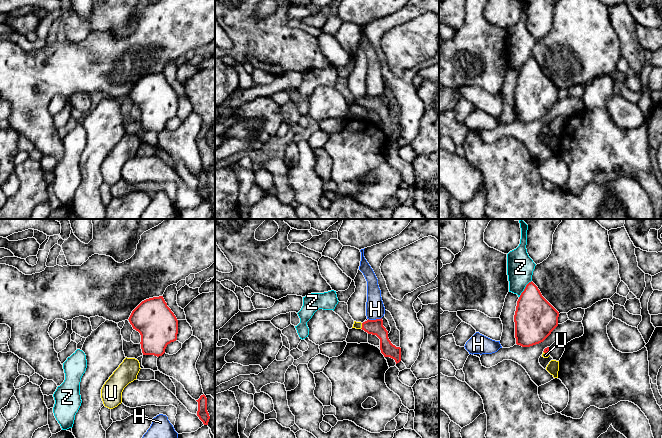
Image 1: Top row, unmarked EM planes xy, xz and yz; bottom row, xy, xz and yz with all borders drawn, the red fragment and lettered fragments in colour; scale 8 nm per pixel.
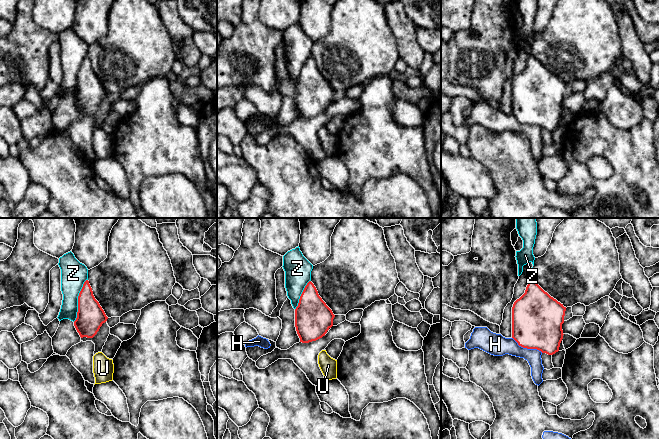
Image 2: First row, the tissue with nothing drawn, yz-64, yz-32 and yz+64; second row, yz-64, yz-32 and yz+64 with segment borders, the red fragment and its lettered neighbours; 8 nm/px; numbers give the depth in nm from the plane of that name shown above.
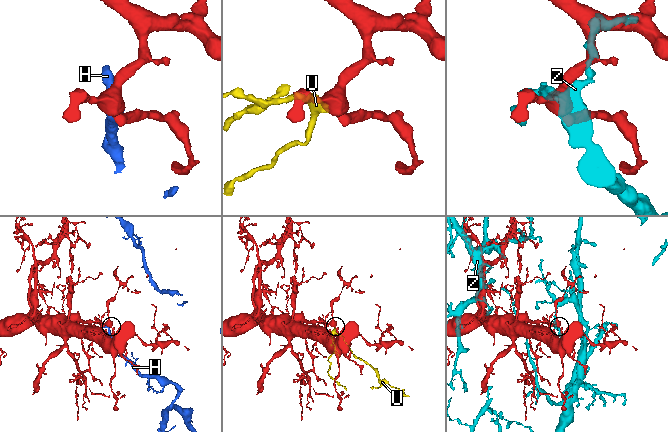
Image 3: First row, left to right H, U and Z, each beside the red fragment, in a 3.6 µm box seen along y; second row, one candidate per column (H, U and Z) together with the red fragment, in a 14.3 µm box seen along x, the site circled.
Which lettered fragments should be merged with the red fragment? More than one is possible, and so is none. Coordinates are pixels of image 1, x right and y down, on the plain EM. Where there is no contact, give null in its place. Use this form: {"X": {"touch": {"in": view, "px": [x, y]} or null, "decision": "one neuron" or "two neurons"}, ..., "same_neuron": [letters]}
{"H": {"touch": {"in": "xz", "px": [374, 96]}, "decision": "two neurons"}, "U": {"touch": {"in": "xz", "px": [362, 102]}, "decision": "one neuron"}, "Z": {"touch": {"in": "yz", "px": [524, 65]}, "decision": "two neurons"}, "same_neuron": ["U"]}

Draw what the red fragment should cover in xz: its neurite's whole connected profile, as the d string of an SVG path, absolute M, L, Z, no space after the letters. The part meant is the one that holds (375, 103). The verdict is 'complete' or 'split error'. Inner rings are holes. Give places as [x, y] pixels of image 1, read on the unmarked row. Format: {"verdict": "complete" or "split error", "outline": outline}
{"verdict": "split error", "outline": "M367 96L363 99L354 97L353 103L362 105L368 110L376 111L380 115L380 126L384 133L390 133L395 136L396 140L401 137L401 124L396 123L388 114L388 107L383 102L383 96Z"}

